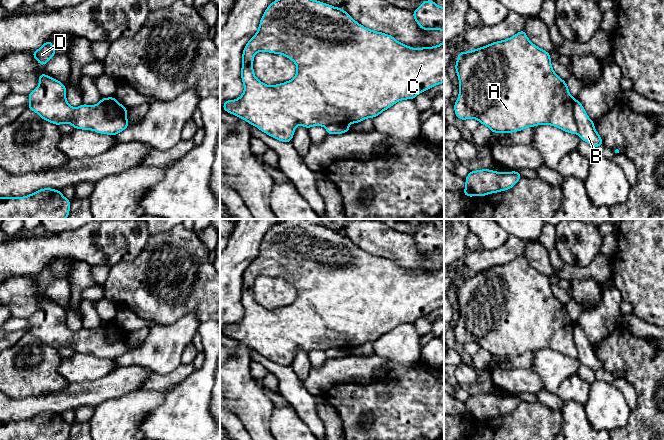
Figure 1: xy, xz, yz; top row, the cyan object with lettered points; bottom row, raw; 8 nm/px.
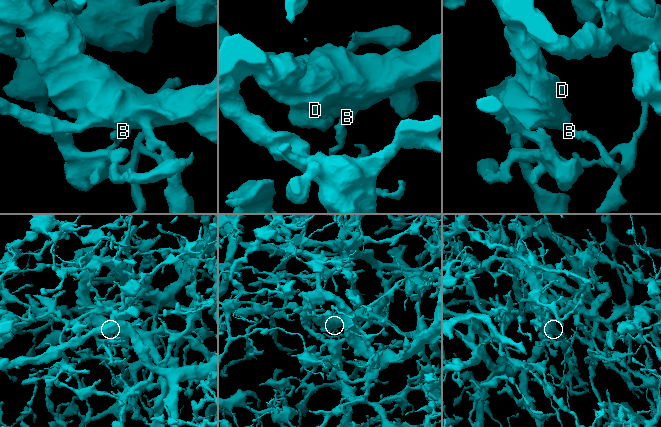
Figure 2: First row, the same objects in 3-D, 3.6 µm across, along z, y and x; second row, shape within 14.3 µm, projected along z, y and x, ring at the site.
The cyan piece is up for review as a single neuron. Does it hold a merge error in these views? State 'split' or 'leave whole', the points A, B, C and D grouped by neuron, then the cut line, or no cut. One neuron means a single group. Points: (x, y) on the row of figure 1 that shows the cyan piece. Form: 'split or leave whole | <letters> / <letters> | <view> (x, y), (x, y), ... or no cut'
split | A C D / B | xy (125, 108), (122, 114), (115, 117), (109, 117), (105, 113)

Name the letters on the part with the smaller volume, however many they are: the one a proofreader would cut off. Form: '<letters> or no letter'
B

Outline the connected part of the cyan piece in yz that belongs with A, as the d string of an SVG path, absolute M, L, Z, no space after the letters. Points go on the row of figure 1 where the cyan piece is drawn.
M524 29L514 36L502 41L493 42L489 45L467 52L458 51L458 59L455 64L455 70L459 79L459 96L454 104L454 110L457 118L463 121L466 119L475 118L480 122L480 124L487 126L492 133L512 133L537 125L551 125L560 128L565 132L578 134L579 128L573 114L573 104L575 99L571 96L566 82L553 71L550 53L540 49L538 46L530 42Z

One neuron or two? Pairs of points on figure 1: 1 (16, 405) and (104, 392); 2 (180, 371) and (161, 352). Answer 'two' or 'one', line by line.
1: one
2: two

